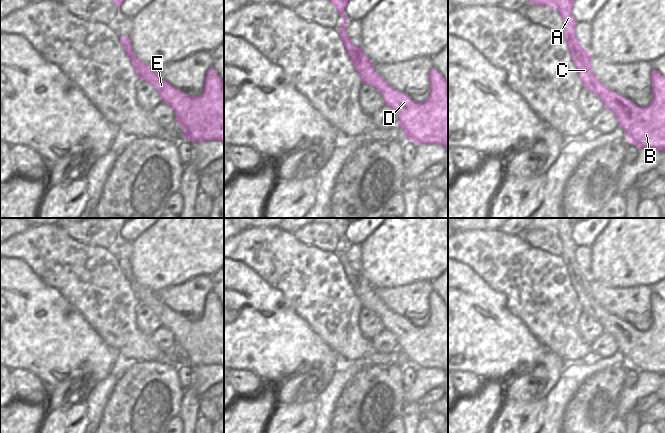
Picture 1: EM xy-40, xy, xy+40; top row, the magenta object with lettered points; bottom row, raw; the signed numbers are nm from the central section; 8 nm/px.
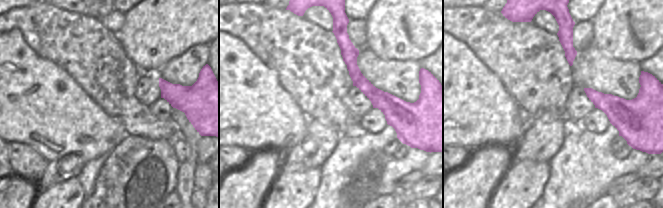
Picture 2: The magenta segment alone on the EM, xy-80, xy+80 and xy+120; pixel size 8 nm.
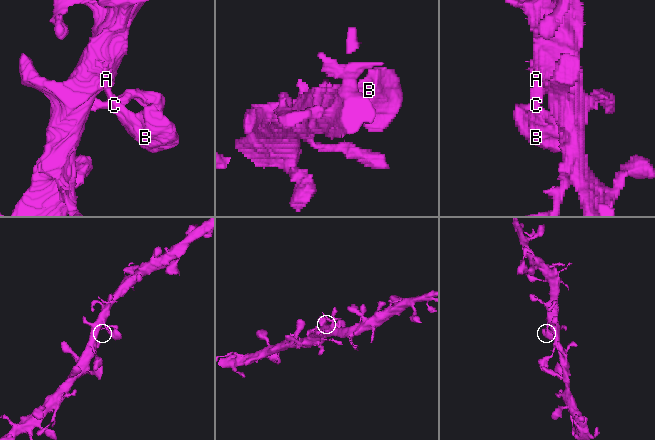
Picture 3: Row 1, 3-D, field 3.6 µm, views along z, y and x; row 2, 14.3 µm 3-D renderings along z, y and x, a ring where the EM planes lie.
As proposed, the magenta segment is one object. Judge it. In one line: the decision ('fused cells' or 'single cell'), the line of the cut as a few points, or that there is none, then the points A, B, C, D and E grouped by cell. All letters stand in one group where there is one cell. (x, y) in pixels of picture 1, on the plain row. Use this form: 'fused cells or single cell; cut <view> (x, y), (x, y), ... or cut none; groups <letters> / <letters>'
single cell; cut none; groups A B C D E

